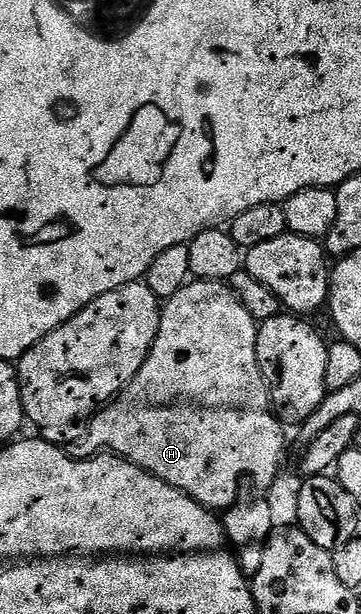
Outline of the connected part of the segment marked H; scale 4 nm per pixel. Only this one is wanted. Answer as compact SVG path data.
M191 279L190 283L184 285L171 300L162 304L158 337L144 362L144 366L140 366L136 378L132 378L132 382L125 390L118 393L106 407L94 415L88 430L82 435L82 439L69 445L70 455L75 460L88 460L92 456L105 452L115 456L123 456L126 460L131 460L136 466L148 470L156 478L184 490L184 494L188 494L193 500L211 510L225 510L232 507L240 499L240 493L243 491L243 489L241 490L242 479L245 476L251 476L262 488L272 487L274 479L278 476L278 471L282 468L282 451L286 448L286 440L282 437L283 421L274 414L270 403L270 390L266 386L266 379L262 376L262 367L256 354L258 325L259 321L254 320L252 314L248 314L248 310L242 305L240 298L229 283L221 280Z

